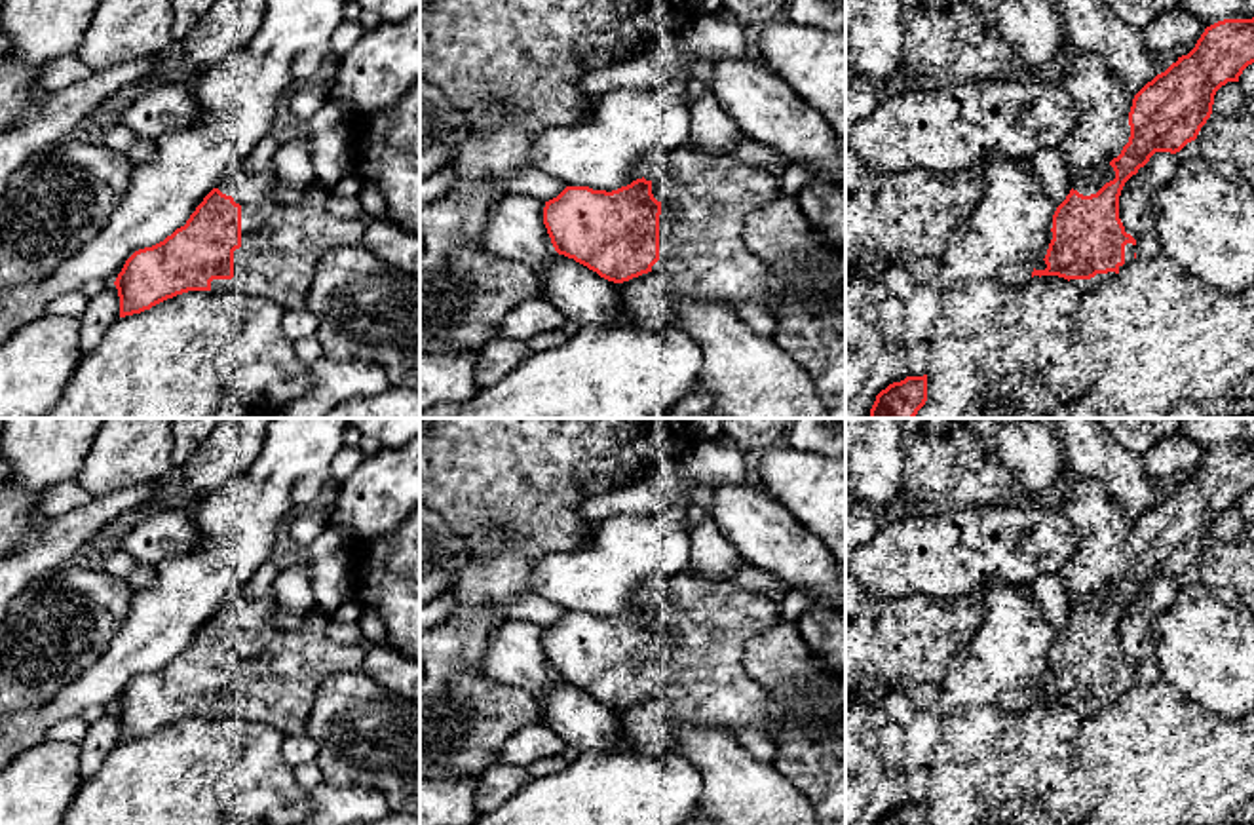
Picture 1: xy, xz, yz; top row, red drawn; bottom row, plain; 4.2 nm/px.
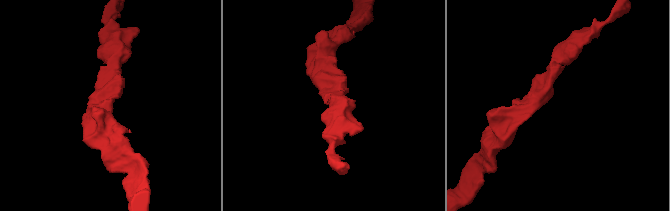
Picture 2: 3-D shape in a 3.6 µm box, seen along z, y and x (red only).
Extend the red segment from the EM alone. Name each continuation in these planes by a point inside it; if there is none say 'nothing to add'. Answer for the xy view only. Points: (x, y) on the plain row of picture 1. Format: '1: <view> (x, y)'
1: xy (282, 670)

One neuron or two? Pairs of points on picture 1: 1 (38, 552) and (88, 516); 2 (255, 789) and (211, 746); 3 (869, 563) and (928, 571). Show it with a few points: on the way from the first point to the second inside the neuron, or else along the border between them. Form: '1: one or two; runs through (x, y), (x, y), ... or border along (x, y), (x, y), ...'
1: one; runs through (50, 548), (76, 527)
2: two; border along (244, 723), (242, 751), (213, 791), (219, 805)
3: one; runs through (884, 565), (912, 569)

